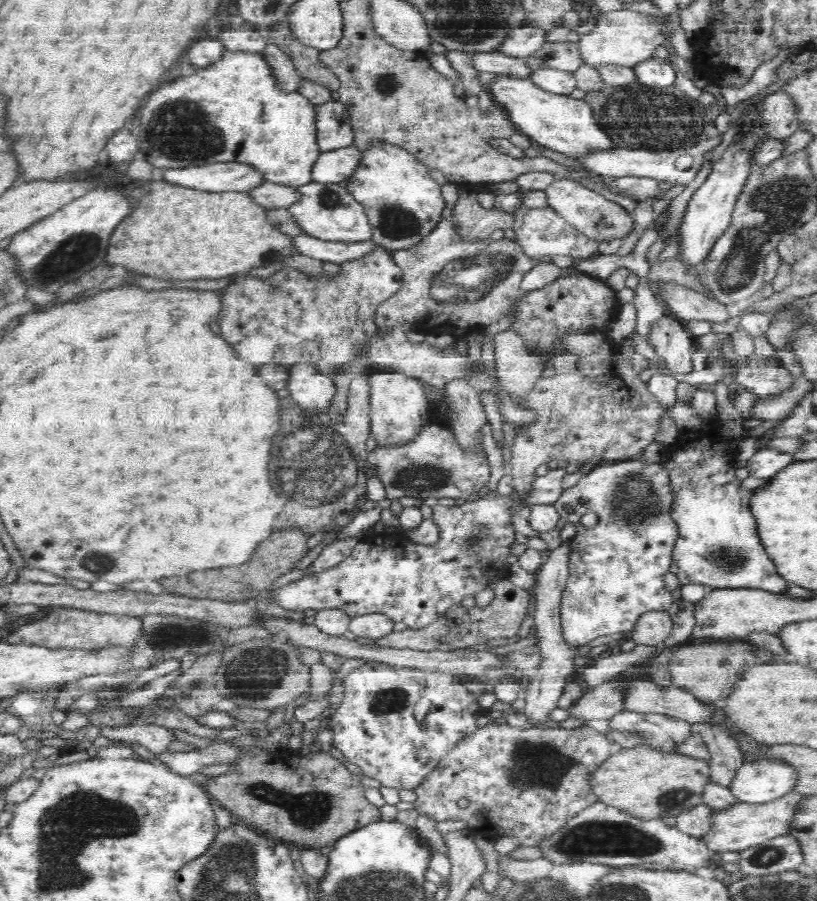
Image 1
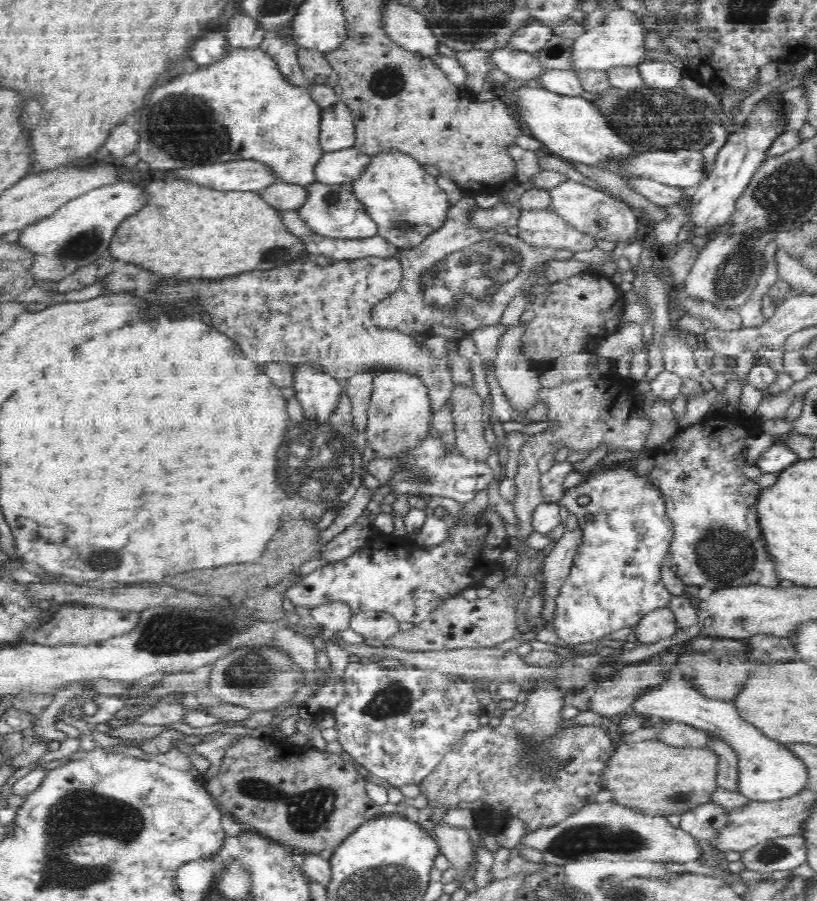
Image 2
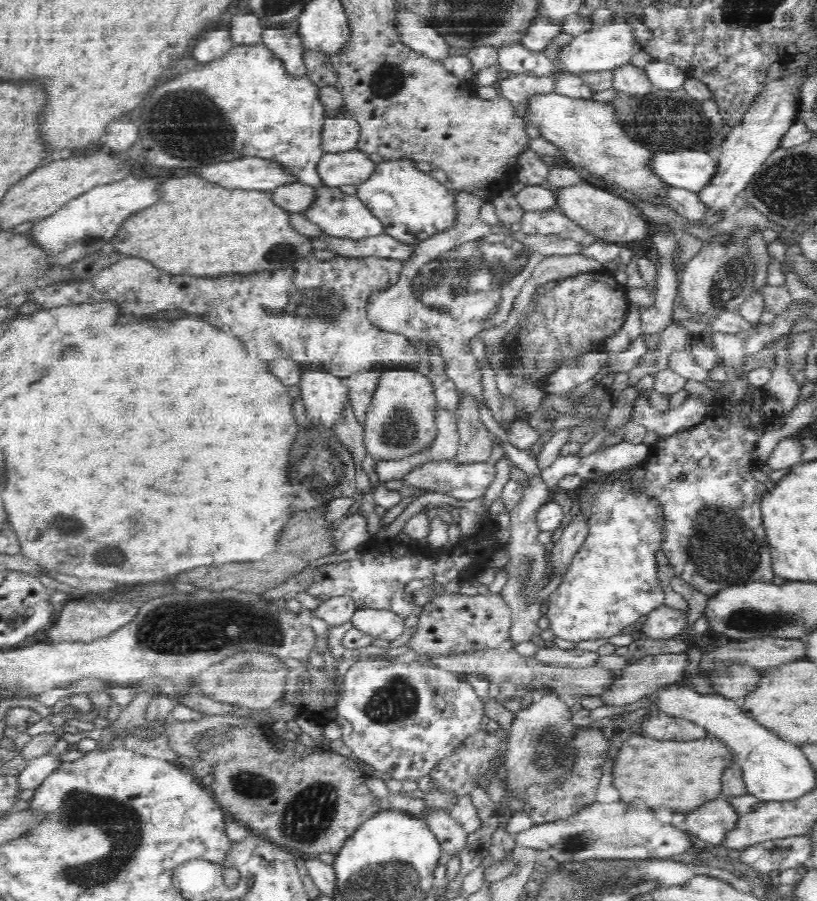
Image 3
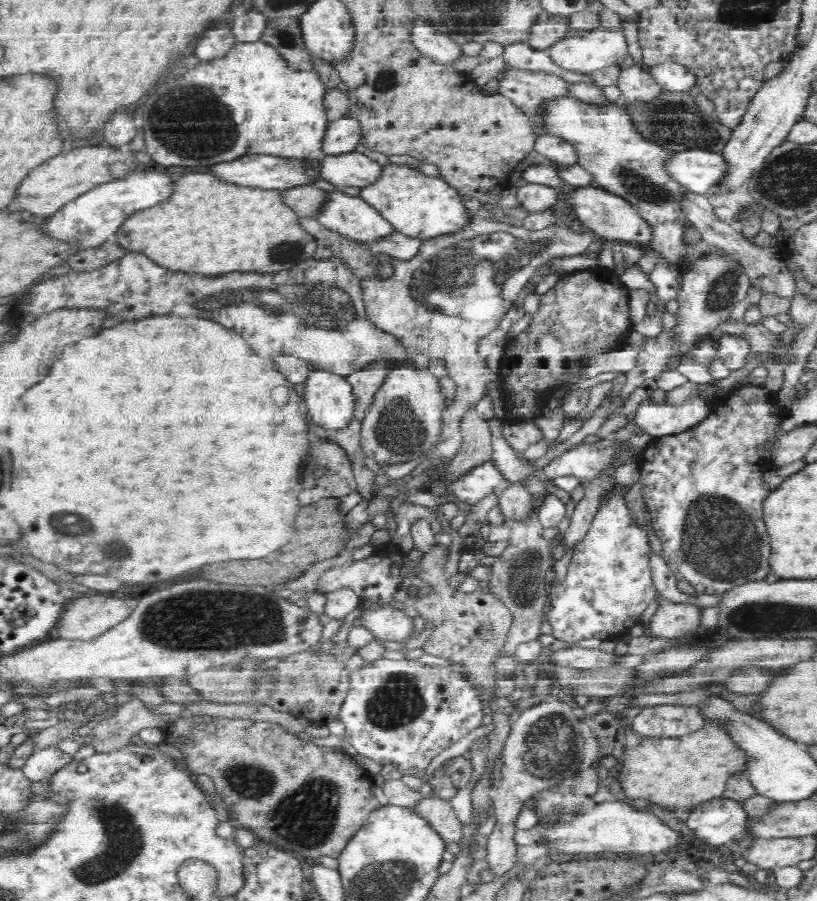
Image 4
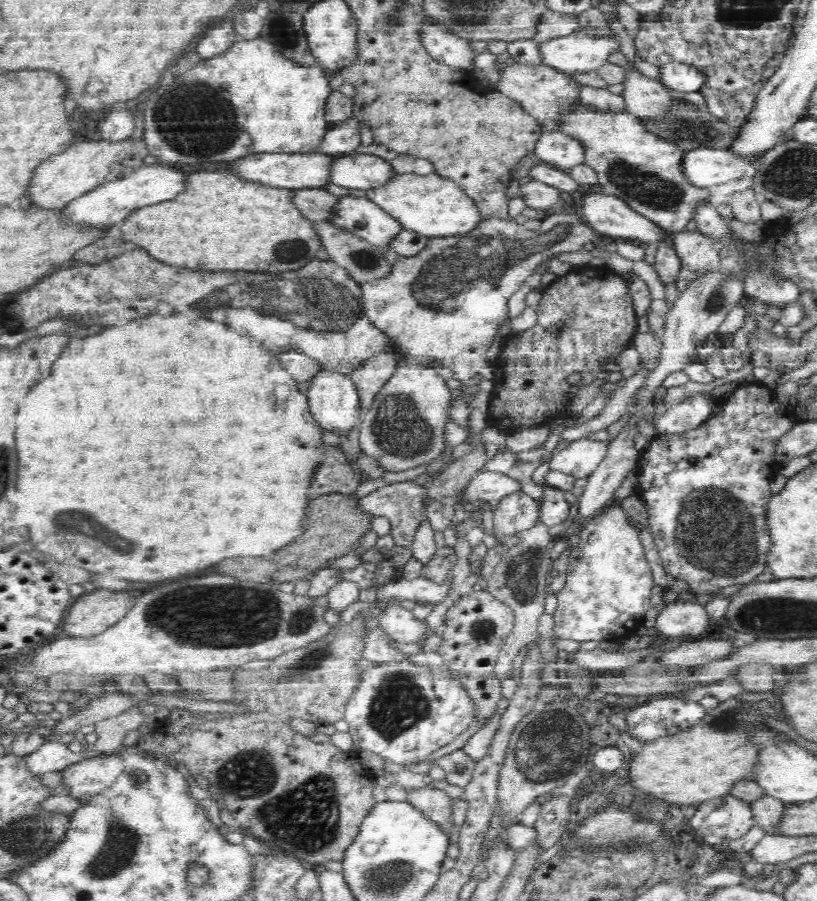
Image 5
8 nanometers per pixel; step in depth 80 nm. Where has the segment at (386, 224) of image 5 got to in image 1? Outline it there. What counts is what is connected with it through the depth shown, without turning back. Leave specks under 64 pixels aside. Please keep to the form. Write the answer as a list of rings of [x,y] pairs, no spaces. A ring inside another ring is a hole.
[[[312,181],[299,186],[302,200],[293,204],[289,211],[294,215],[297,223],[303,227],[306,234],[311,234],[322,240],[368,240],[373,235],[373,225],[369,221],[365,208],[358,202],[347,188],[339,183]]]

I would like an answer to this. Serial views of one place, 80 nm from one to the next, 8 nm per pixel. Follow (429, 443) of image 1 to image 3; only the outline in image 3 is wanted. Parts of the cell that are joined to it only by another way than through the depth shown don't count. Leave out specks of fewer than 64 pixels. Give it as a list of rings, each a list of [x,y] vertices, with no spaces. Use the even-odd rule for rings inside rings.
[[[495,454],[486,460],[486,462],[466,466],[460,466],[458,463],[454,463],[454,460],[429,462],[416,467],[411,473],[408,473],[404,478],[405,484],[430,491],[444,492],[459,500],[478,500],[492,486],[492,482],[496,481],[497,460],[498,456]]]

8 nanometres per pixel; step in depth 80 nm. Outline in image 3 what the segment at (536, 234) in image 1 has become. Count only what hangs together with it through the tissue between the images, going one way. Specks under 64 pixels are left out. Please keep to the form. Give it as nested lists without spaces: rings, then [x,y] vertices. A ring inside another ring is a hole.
[[[548,209],[538,212],[525,212],[518,227],[526,234],[569,236],[574,240],[580,240],[586,247],[598,240],[596,235],[586,228],[582,228],[577,222],[570,220],[562,210]]]

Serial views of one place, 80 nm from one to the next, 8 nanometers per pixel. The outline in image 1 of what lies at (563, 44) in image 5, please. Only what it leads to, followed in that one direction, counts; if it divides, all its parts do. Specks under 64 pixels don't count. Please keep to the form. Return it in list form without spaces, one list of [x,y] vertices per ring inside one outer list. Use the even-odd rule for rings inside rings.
[[[628,9],[612,10],[598,17],[596,27],[578,39],[578,53],[582,64],[599,69],[610,65],[635,67],[655,56],[654,48],[664,44],[665,36],[671,30],[663,16],[652,17]]]

